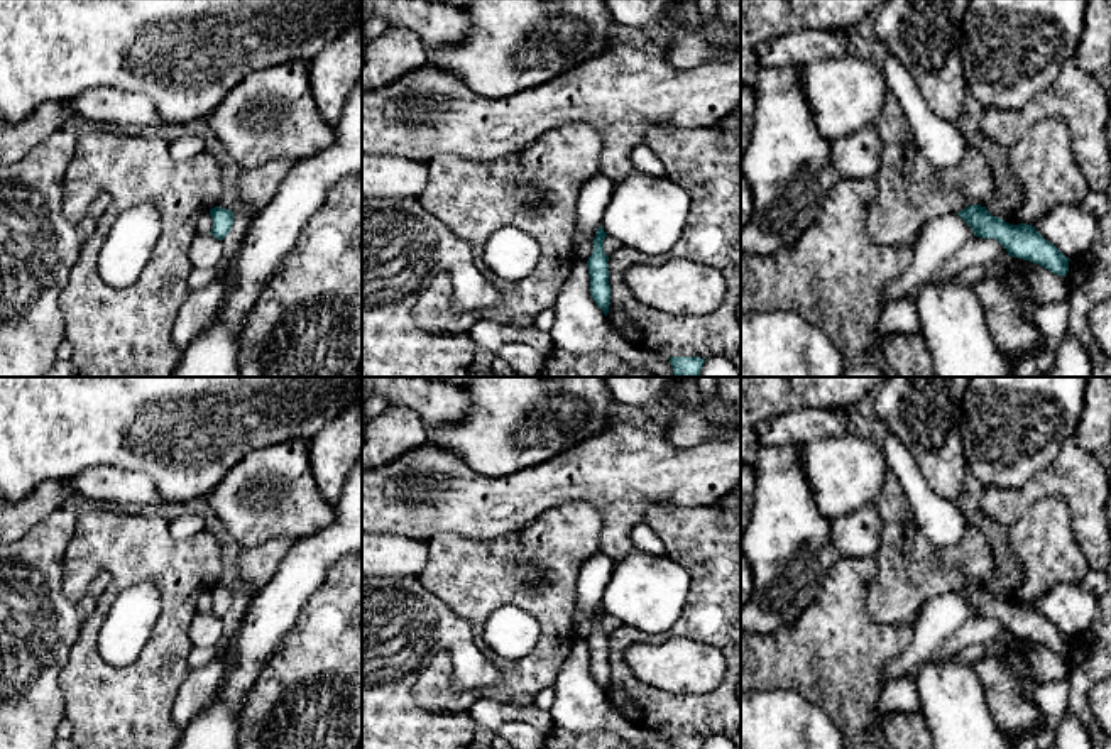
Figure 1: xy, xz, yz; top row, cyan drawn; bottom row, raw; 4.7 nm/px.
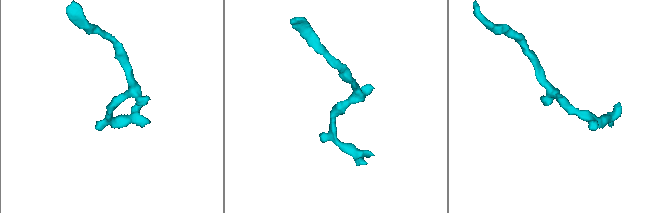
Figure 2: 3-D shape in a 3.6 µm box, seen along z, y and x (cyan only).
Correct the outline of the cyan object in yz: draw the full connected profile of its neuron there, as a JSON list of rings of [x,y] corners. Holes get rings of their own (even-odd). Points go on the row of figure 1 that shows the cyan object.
[[[971,205],[957,215],[972,228],[974,237],[996,238],[1008,250],[1008,255],[1038,264],[1057,276],[1067,276],[1070,259],[1045,240],[1035,227],[1010,225],[981,205]]]

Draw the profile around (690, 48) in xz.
[[[670,20],[666,27],[671,32],[668,64],[675,69],[688,71],[732,57],[732,42],[719,42],[705,24],[692,27],[683,20]]]

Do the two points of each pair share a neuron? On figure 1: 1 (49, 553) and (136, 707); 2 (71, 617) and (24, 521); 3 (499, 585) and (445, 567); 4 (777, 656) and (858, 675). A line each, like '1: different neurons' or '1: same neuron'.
1: different neurons
2: different neurons
3: same neuron
4: same neuron

